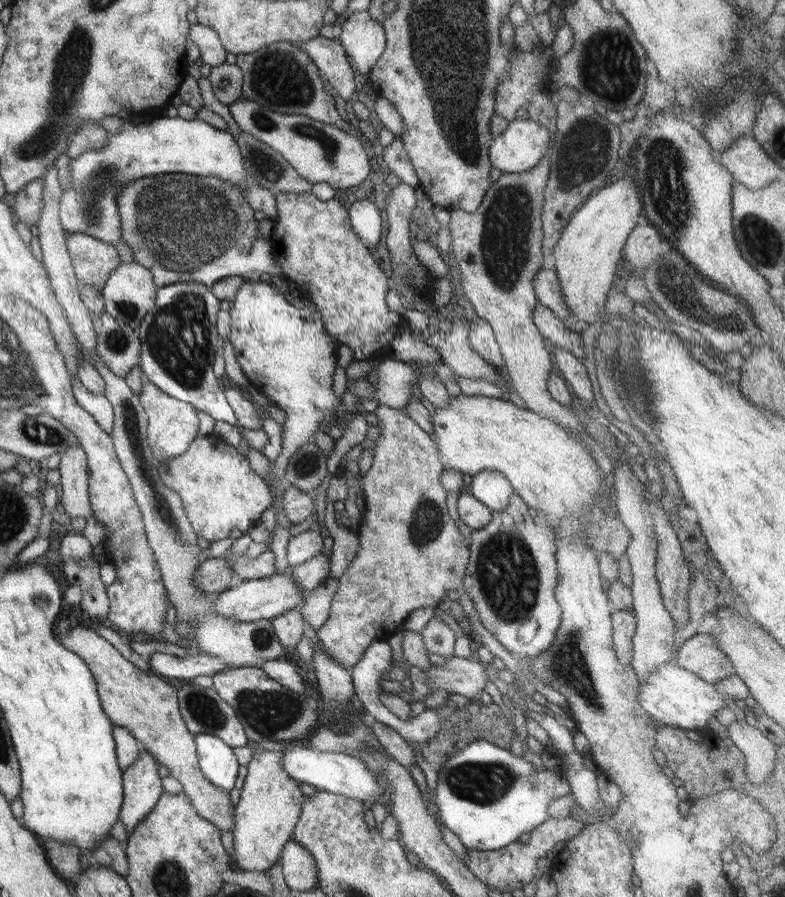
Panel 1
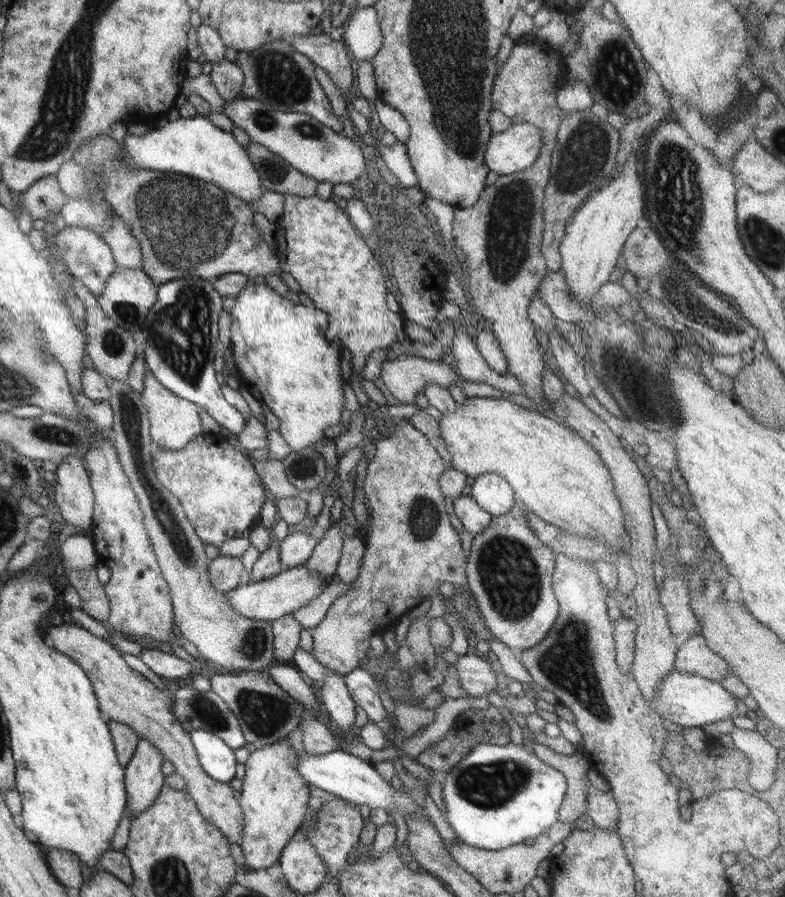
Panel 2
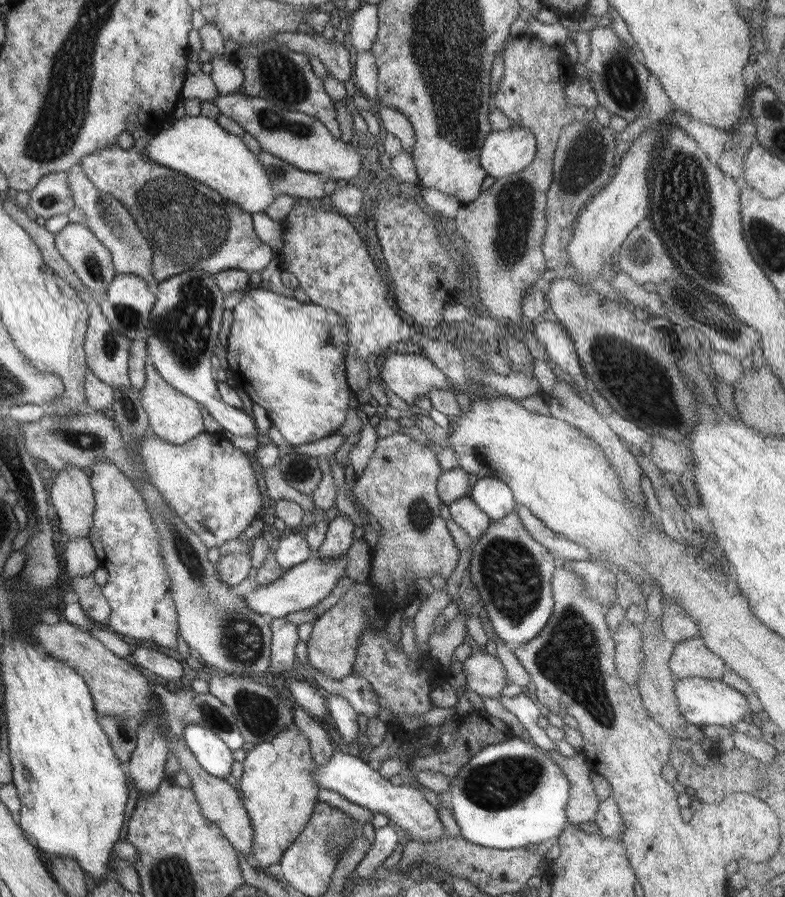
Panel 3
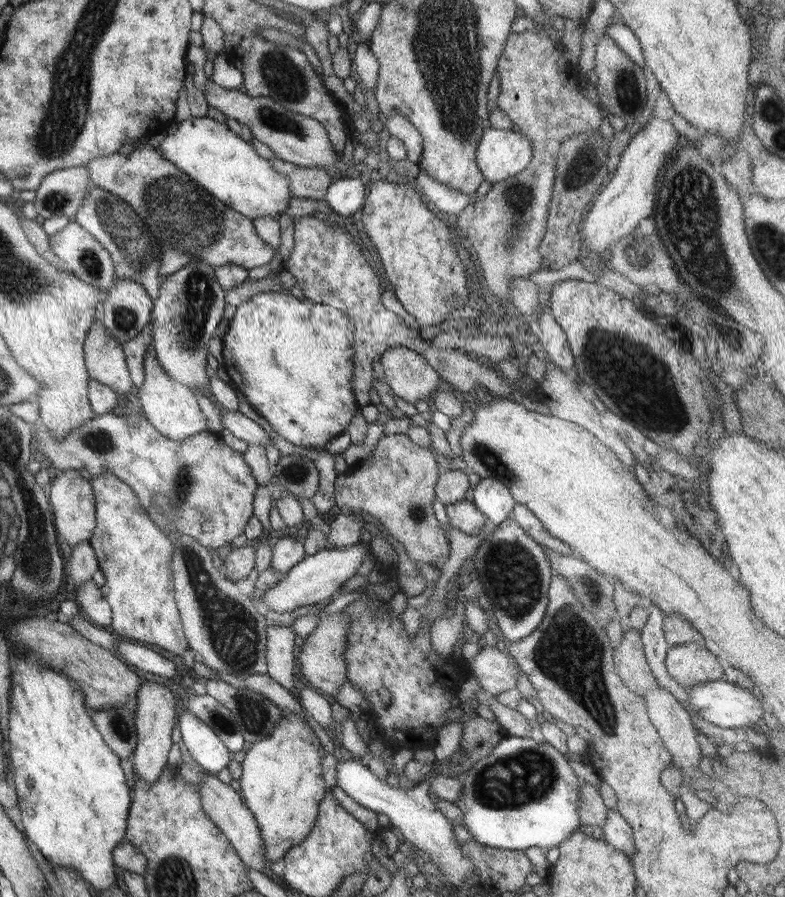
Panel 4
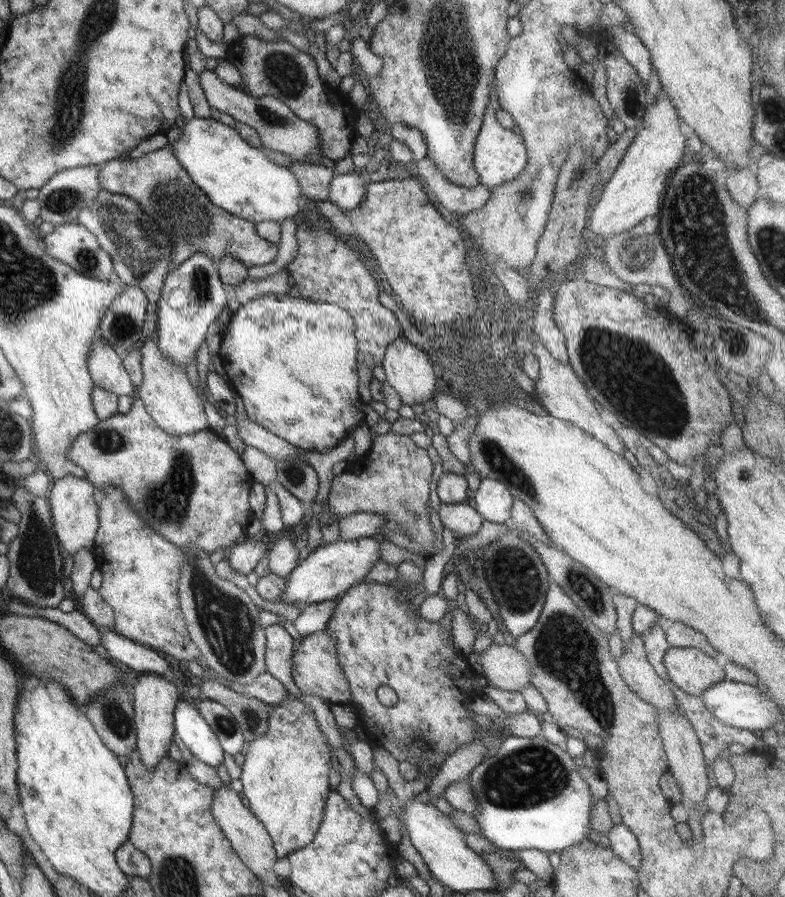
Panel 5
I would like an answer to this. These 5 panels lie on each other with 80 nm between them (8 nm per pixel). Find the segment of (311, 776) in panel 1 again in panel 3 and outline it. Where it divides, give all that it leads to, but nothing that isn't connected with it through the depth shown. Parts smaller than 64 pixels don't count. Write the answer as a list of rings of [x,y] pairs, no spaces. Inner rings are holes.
[[[339,744],[332,751],[331,758],[322,766],[314,766],[313,778],[319,787],[338,792],[343,798],[367,808],[370,812],[385,815],[389,822],[397,824],[407,832],[409,839],[421,843],[435,842],[440,836],[446,836],[436,809],[423,797],[421,789],[410,787],[408,784],[391,785],[388,779],[381,777],[366,762],[350,756]]]

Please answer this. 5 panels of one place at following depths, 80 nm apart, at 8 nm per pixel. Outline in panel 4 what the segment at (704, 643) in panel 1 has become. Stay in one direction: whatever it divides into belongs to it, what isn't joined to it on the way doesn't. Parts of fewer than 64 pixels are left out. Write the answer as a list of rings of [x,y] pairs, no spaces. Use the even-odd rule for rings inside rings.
[[[695,642],[670,646],[664,665],[668,675],[684,689],[723,678],[716,656],[703,644]]]

